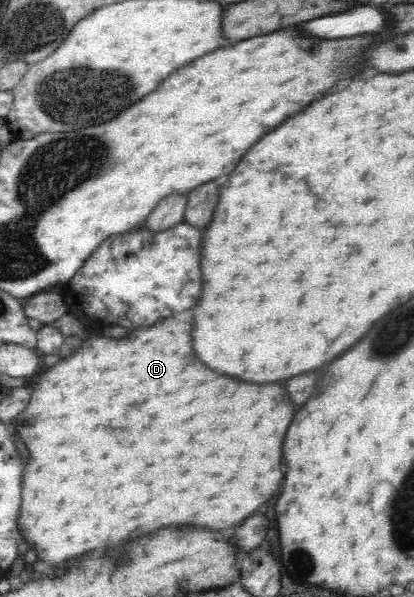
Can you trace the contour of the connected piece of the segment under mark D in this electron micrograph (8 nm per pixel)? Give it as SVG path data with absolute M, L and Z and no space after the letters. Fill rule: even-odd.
M170 317L162 319L162 323L154 327L130 331L128 337L123 336L122 339L106 339L106 336L102 335L87 338L78 350L56 362L36 385L32 385L30 401L17 415L18 435L26 443L28 455L32 453L32 459L28 461L26 469L23 469L22 509L18 519L18 523L22 525L20 531L26 531L22 533L22 539L34 545L40 559L48 561L52 567L64 567L64 563L76 555L82 555L86 551L114 553L118 547L122 549L128 539L168 525L228 529L238 521L250 517L262 503L266 503L278 493L278 485L282 481L280 451L292 415L294 405L282 383L254 387L252 383L242 383L240 379L216 375L204 363L198 363L190 339L190 321L176 321L176 317Z

